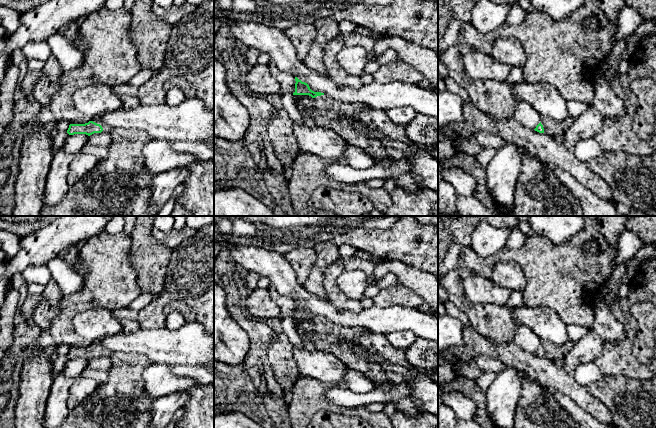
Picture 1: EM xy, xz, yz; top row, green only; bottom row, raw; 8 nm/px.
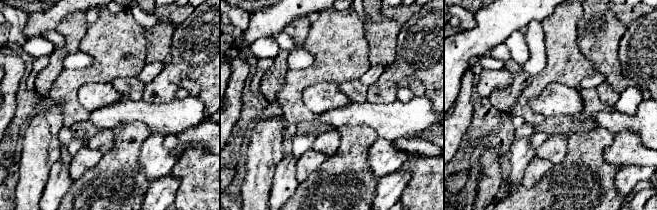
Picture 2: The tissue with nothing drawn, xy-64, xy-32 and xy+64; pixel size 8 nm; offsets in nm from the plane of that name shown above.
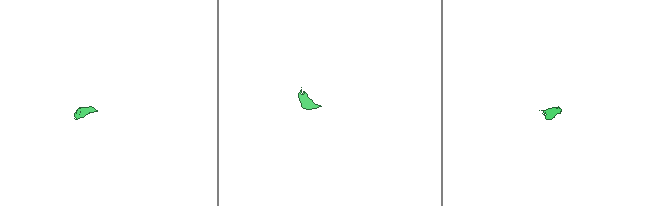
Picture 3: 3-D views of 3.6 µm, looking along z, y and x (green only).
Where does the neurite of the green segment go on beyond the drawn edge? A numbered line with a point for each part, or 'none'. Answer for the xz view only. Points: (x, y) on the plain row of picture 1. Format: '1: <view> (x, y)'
1: xz (328, 336)

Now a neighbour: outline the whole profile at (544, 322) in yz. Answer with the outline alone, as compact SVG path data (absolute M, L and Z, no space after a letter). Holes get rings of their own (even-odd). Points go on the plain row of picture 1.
M519 306L510 308L515 323L529 327L543 341L561 345L569 341L567 325L551 308Z

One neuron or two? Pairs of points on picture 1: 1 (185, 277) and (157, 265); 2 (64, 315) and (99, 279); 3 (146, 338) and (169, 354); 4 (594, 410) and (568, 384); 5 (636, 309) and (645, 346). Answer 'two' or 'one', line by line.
1: two
2: one
3: one
4: one
5: one

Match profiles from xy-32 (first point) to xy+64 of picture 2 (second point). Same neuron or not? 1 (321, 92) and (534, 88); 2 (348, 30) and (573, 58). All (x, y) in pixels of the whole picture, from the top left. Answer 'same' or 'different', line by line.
1: different
2: same

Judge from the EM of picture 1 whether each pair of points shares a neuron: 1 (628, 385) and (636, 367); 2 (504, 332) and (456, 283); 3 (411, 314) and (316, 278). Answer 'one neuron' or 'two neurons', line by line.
1: two neurons
2: one neuron
3: two neurons

